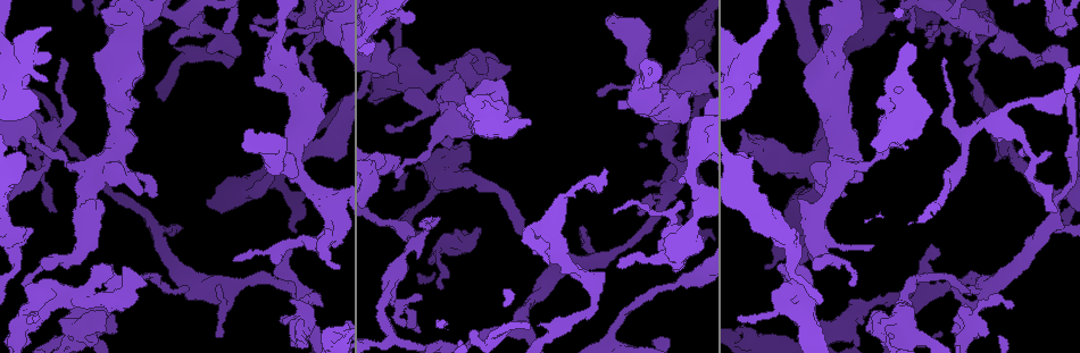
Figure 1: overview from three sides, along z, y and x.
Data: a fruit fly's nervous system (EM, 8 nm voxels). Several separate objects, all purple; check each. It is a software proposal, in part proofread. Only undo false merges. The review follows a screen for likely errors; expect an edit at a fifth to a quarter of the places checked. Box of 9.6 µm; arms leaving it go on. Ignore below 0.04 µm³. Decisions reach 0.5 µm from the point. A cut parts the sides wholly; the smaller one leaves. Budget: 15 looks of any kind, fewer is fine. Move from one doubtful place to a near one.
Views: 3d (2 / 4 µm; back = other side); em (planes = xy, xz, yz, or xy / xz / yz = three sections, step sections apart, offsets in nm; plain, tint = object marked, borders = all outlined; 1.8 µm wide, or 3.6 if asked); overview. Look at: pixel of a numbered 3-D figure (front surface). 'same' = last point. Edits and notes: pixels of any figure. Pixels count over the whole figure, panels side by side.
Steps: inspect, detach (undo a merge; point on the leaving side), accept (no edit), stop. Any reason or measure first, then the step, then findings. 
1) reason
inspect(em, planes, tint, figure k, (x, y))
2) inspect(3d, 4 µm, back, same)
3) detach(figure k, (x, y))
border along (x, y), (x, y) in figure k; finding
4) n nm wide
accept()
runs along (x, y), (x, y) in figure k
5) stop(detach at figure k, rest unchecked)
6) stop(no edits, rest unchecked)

arms part here
inspect(3d, 4 µm, figure 1, (302, 295))

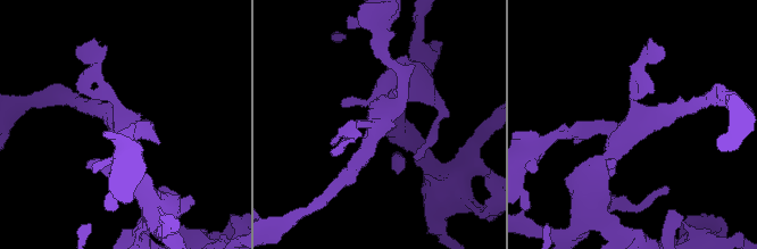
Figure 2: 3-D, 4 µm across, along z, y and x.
now the EM
inspect(em, planes, plain, figure 2, (381, 118))

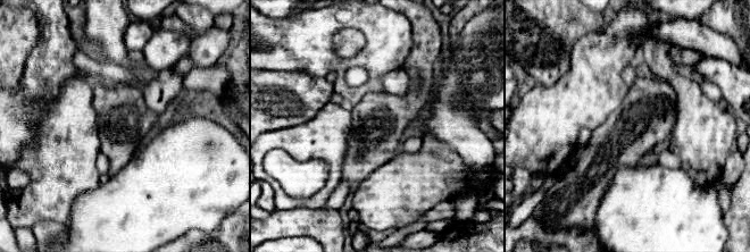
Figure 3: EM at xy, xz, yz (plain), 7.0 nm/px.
inspect(em, planes, borders, same)

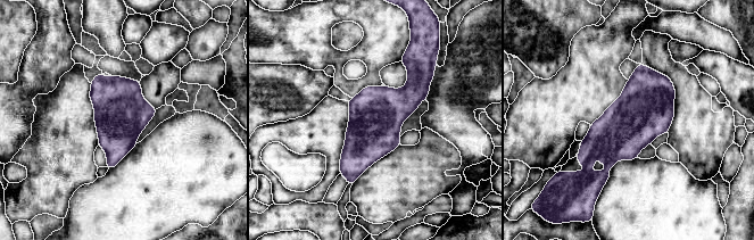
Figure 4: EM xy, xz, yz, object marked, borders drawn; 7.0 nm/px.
accept()
continuous, no second neuron

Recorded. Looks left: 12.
calibre changes
inspect(3d, 2 µm, figure 1, (1037, 60))

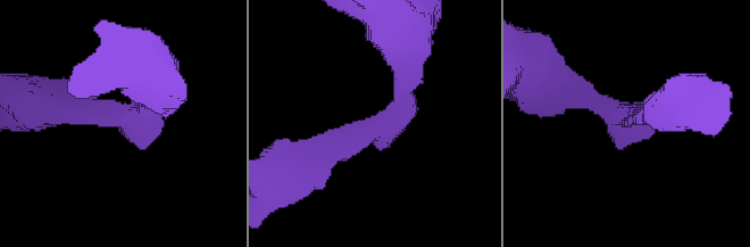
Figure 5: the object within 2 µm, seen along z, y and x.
arms of 280, 320 nm
inspect(em, planes, tint, figure 5, (97, 116))

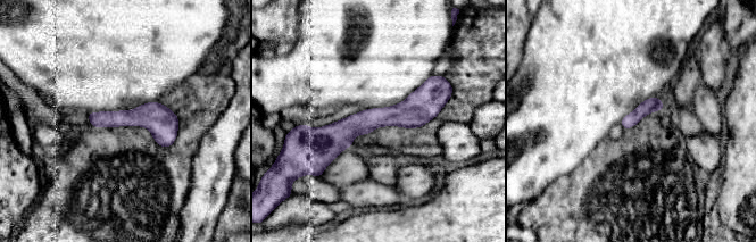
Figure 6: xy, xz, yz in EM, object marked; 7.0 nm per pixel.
100 nm wide
accept()
runs along (443, 98), (342, 133), (312, 131) in figure 6; continuous, no second neuron

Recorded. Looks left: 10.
abrupt turn
inspect(em, 3.6 µm, planes, tint, figure 1, (127, 27))

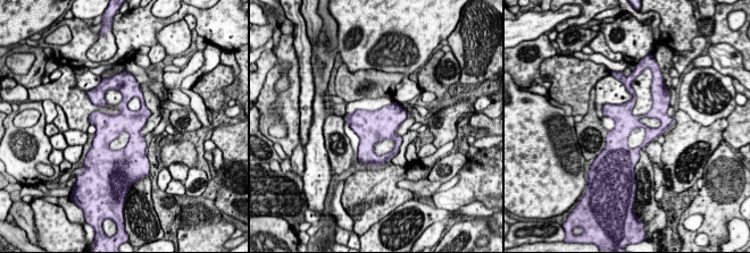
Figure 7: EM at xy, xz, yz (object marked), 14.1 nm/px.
accept()
runs along (128, 94), (133, 146), (121, 159) in figure 7; continuous, no second neuron

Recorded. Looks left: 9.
thick turns thin
inspect(em, 3.6 µm, xy, step 16, tint, figure 1, (304, 122))

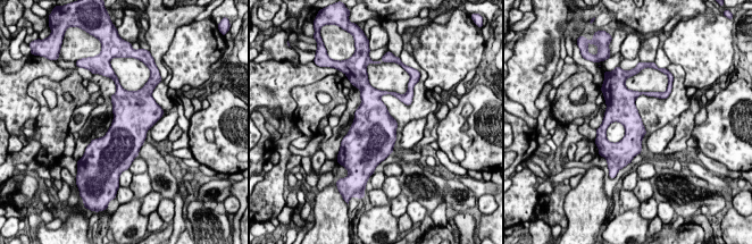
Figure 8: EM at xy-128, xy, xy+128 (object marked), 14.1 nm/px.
inspect(em, 3.6 µm, planes, tint, same)

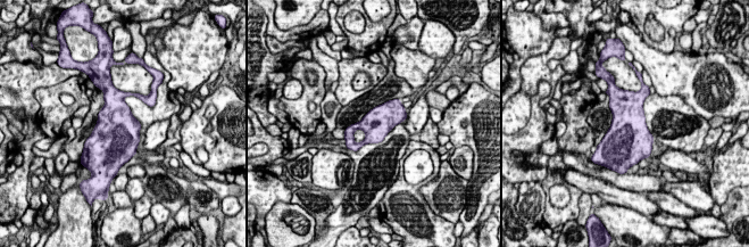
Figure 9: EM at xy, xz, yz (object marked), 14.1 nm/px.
400 nm wide
accept()
all the same neuron

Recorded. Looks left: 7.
sharp bend
inspect(3d, 4 µm, figure 1, (751, 337))

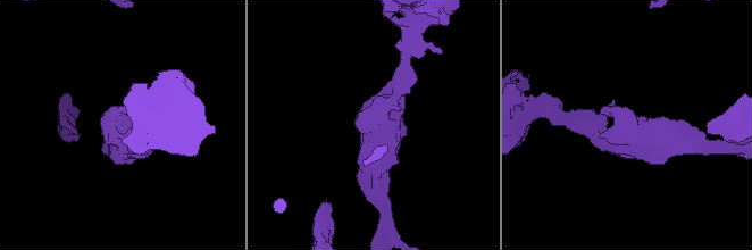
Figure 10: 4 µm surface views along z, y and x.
now the EM
inspect(em, 3.6 µm, planes, tint, figure 10, (626, 125))

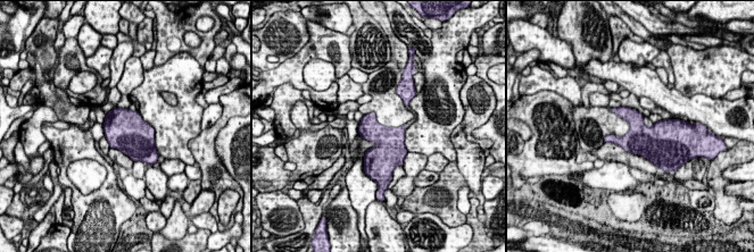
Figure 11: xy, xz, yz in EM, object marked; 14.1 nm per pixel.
accept()
continuous, no second neuron

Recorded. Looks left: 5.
touches itself
inspect(3d, 4 µm, figure 1, (99, 160))

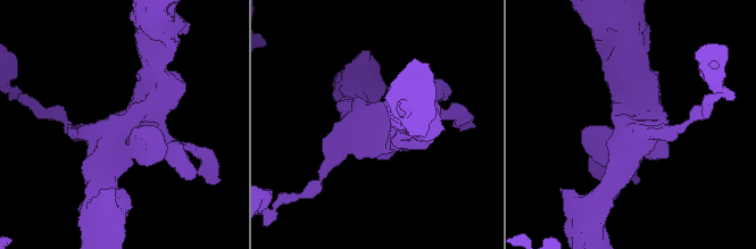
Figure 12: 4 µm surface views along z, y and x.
inspect(em, 3.6 µm, yz, step 8, tint, figure 12, (377, 138))

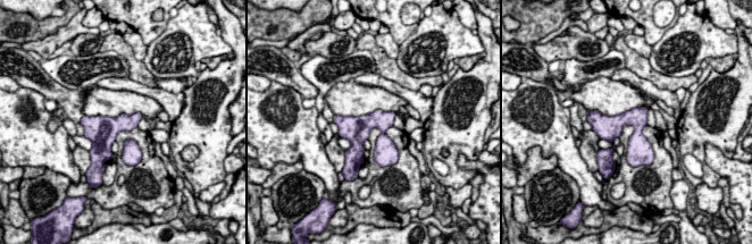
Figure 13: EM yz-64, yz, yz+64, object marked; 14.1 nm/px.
accept()
continuous, no second neuron

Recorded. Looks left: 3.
stop(no edits, rest unchecked)

